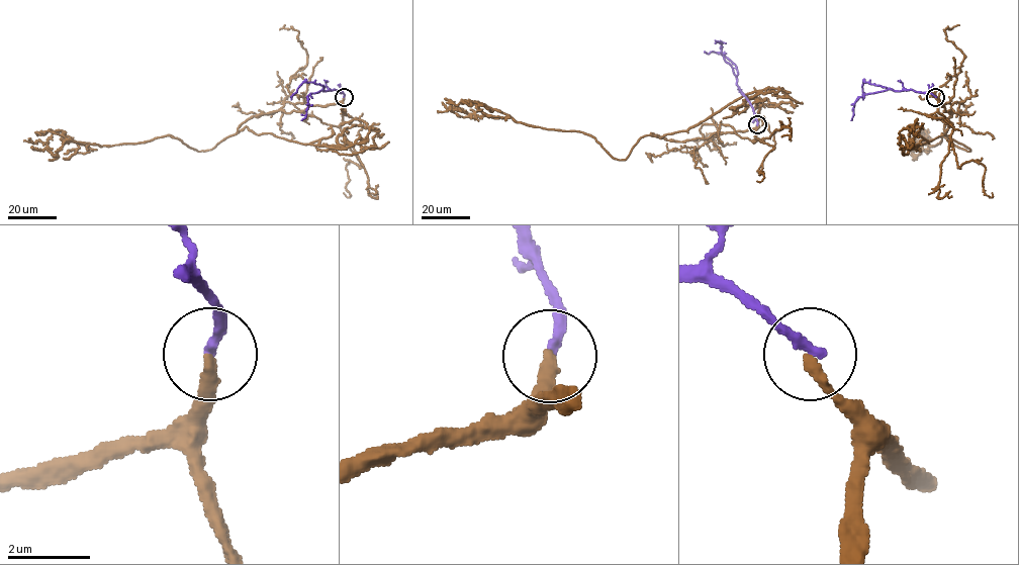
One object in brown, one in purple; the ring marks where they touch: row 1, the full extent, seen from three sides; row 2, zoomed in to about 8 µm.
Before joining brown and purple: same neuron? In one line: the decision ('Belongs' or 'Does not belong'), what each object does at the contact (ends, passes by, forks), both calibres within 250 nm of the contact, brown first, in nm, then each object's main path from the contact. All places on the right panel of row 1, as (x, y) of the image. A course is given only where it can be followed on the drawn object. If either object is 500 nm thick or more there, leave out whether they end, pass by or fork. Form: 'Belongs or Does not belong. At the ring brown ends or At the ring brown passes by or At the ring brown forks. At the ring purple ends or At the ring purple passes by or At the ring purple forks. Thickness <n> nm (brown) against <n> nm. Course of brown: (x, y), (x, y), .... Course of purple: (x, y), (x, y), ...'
Does not belong. At the ring brown ends. At the ring purple ends. Thickness 260 nm (brown) against 260 nm. Course of brown: (935, 97), (952, 112), (945, 134), (970, 151), (942, 135), (935, 146), (915, 139), (929, 145), (921, 154). Course of purple: (935, 97), (912, 90), (888, 89), (865, 94), (854, 104), (851, 120)

